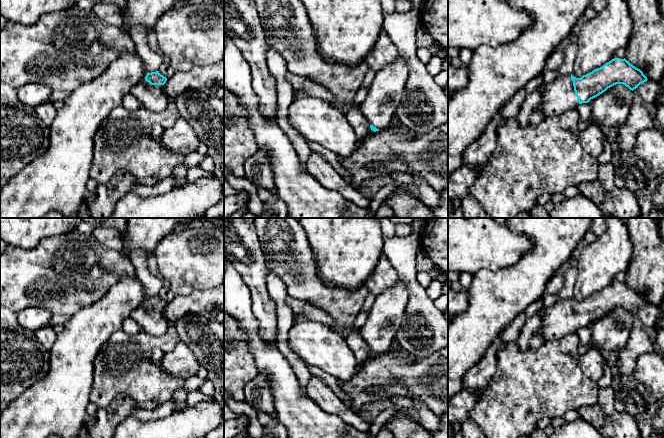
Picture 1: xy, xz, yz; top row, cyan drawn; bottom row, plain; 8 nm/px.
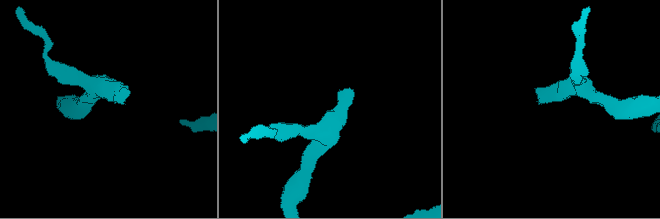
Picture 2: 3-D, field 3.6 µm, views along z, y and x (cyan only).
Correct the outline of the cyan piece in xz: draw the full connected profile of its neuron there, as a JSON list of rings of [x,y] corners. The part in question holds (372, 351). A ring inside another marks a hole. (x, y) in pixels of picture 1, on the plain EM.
[[[400,278],[395,286],[376,296],[365,324],[359,329],[359,335],[372,355],[387,351],[395,340],[408,297],[407,286]]]

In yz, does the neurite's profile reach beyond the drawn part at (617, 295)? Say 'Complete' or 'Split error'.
Split error

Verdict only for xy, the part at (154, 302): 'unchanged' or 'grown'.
grown

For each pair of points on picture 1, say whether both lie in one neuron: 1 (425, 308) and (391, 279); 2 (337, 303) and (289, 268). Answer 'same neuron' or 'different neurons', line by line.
1: different neurons
2: same neuron

